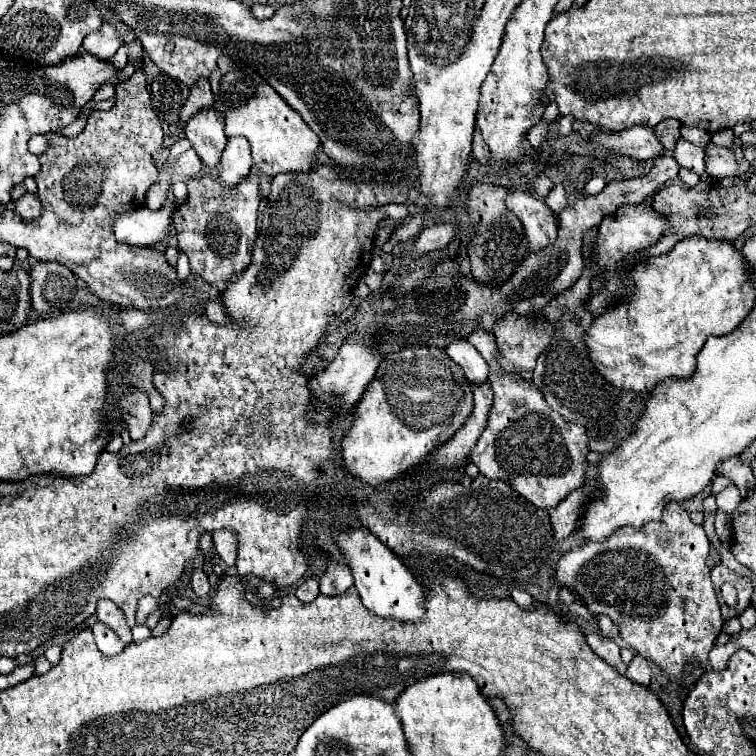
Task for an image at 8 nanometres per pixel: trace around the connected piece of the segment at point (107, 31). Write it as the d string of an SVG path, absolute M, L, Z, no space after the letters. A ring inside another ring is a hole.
M102 23L100 29L96 29L94 33L90 33L84 43L82 43L82 53L90 53L98 59L110 59L120 47L120 37L118 31L114 29L114 25L110 23Z

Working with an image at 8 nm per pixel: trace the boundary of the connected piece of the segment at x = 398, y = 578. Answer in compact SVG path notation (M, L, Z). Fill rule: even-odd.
M352 529L348 533L334 533L332 537L348 559L354 575L354 587L366 609L386 619L410 623L416 623L424 617L426 597L422 585L418 583L414 573L376 535L372 535L368 529Z

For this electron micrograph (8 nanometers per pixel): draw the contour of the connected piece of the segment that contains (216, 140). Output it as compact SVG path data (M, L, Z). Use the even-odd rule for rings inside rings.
M200 109L184 127L186 139L192 143L192 149L198 153L204 165L216 169L220 163L220 153L226 145L224 135L224 117L210 109Z

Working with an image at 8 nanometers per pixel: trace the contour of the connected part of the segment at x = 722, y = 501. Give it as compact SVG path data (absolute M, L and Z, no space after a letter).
M730 485L728 489L724 489L722 493L716 495L716 501L718 501L718 507L728 513L728 515L734 515L742 497L740 497L740 491L736 489L736 485Z

